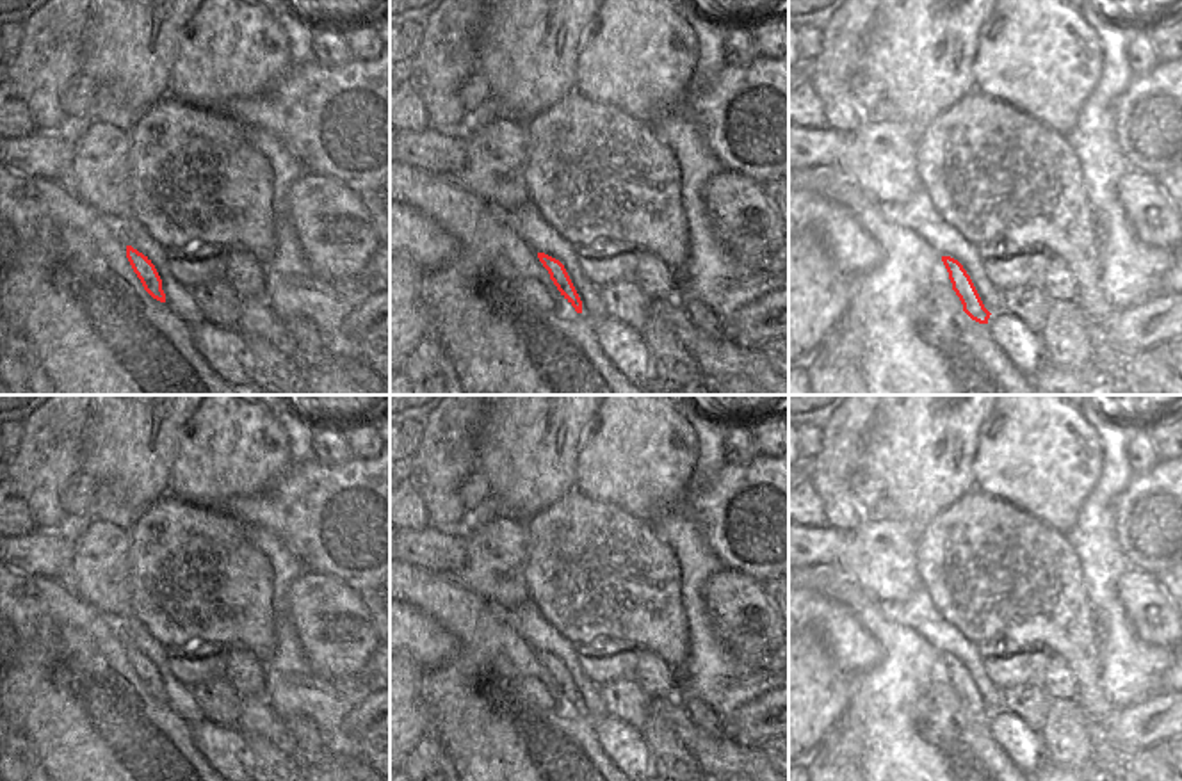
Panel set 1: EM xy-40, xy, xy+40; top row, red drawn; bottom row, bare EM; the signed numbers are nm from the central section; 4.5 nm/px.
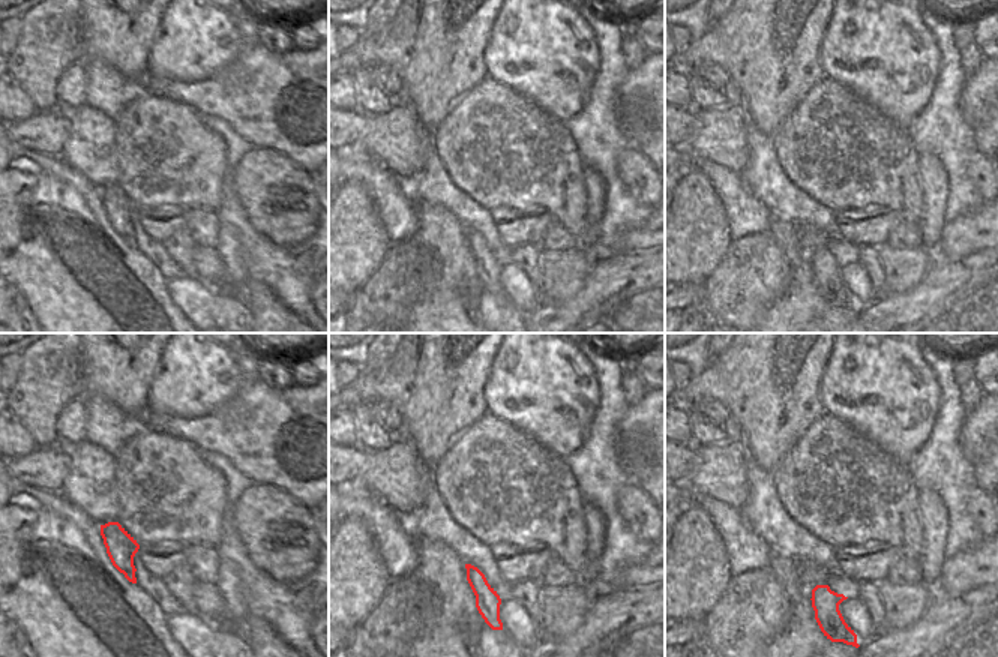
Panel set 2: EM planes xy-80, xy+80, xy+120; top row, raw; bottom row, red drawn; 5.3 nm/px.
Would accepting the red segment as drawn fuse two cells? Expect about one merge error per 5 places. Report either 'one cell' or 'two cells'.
one cell

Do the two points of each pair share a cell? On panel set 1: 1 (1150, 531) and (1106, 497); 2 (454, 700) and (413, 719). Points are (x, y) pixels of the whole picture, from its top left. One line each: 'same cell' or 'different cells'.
1: different cells
2: different cells

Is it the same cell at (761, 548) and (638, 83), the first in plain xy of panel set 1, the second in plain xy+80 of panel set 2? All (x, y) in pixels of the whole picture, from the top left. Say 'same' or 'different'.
same

